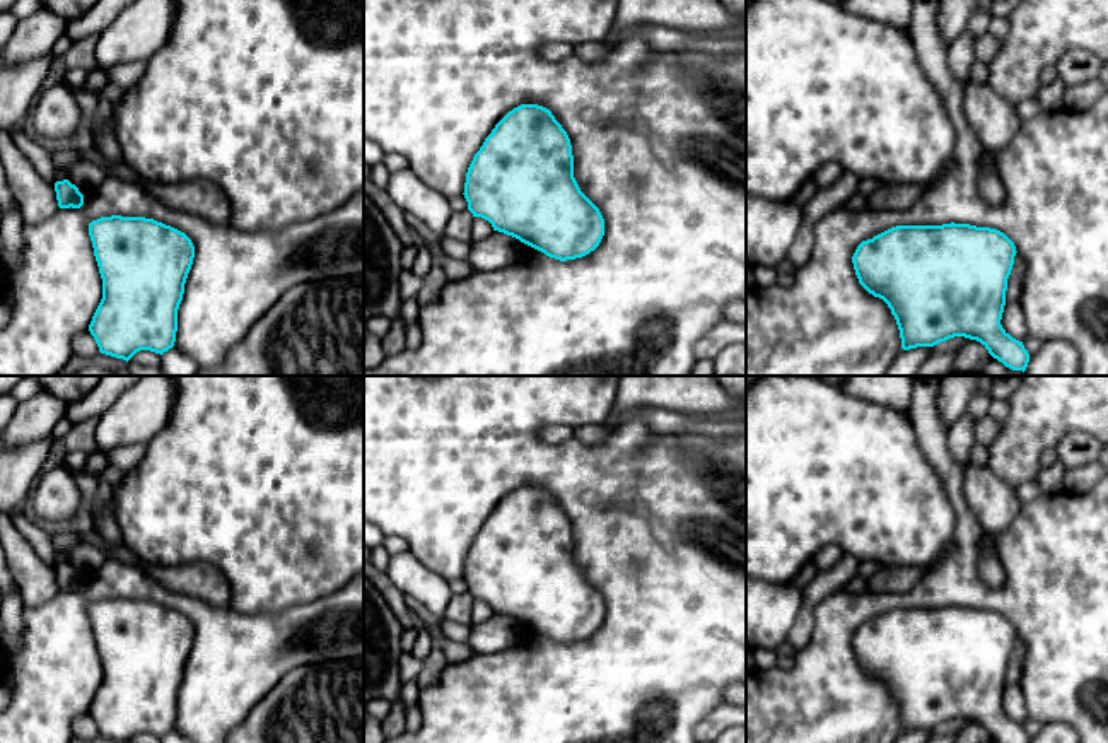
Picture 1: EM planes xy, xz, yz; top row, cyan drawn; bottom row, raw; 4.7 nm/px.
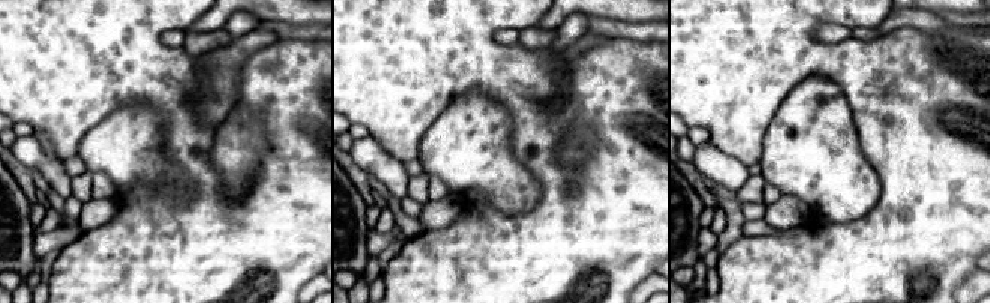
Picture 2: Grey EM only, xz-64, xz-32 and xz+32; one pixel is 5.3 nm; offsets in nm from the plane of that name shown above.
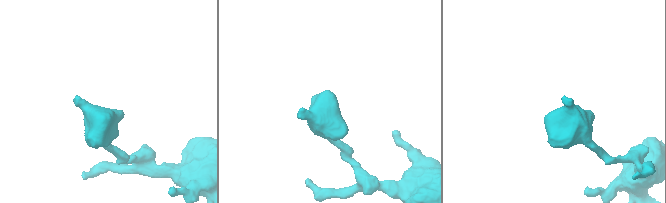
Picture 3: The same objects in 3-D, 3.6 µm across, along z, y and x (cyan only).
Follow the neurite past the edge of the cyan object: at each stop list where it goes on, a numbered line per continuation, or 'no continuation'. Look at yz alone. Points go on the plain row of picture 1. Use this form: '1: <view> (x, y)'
no continuation

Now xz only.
no continuation

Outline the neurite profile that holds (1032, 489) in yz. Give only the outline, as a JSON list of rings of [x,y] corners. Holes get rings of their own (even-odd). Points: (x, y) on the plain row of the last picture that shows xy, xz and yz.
[[[1035,478],[1035,480],[1029,480],[1029,482],[1026,482],[1026,483],[1018,485],[1018,487],[1016,487],[1016,495],[1018,495],[1018,499],[1019,499],[1023,504],[1026,504],[1026,502],[1029,502],[1029,500],[1043,495],[1043,490],[1041,490],[1040,483],[1038,483],[1036,478]]]

